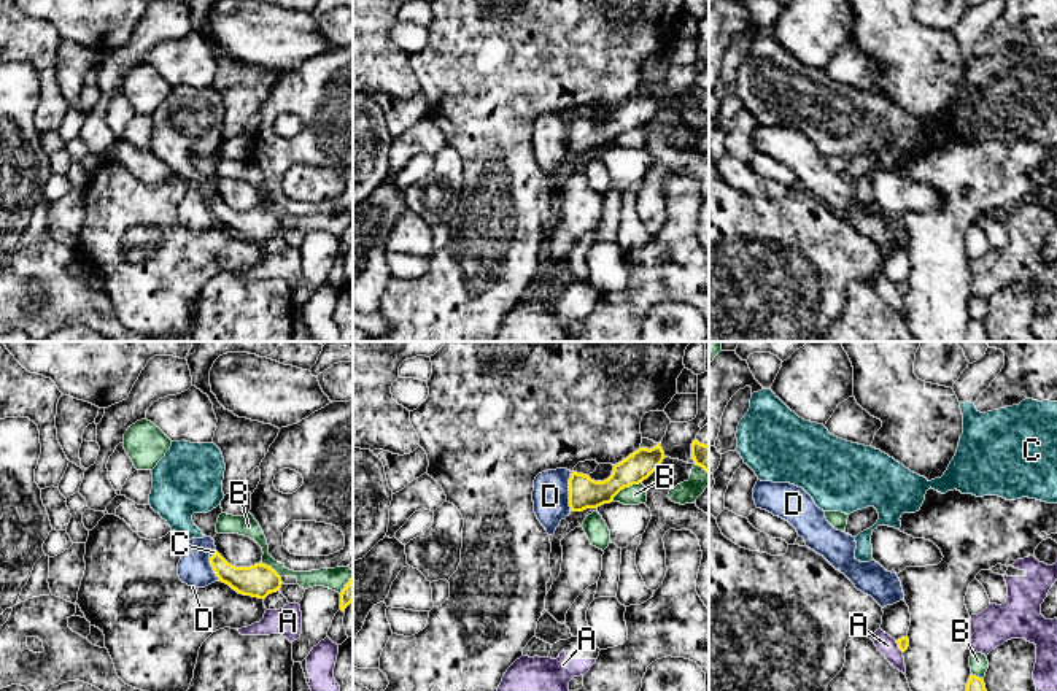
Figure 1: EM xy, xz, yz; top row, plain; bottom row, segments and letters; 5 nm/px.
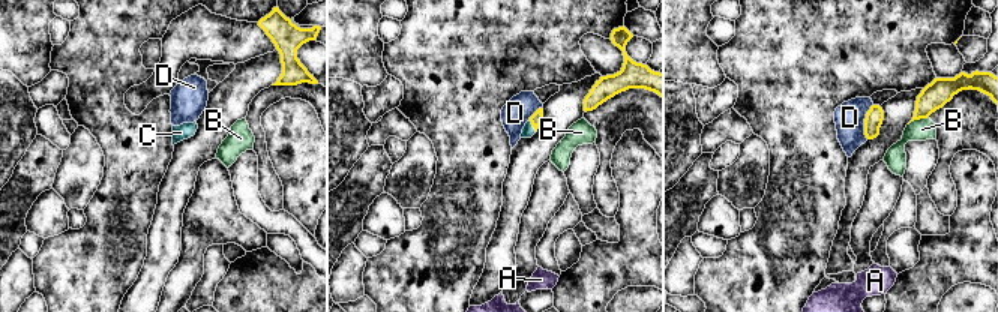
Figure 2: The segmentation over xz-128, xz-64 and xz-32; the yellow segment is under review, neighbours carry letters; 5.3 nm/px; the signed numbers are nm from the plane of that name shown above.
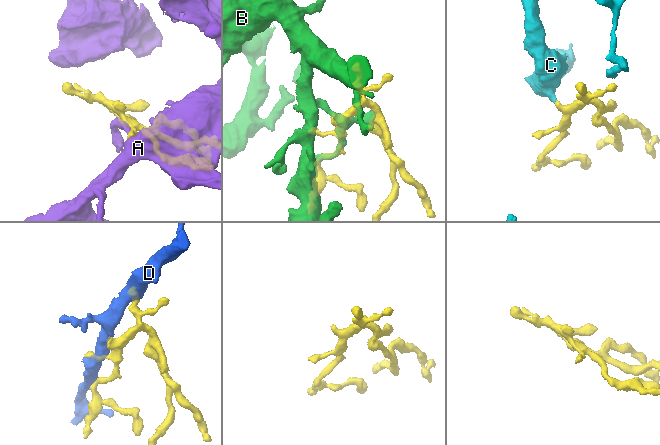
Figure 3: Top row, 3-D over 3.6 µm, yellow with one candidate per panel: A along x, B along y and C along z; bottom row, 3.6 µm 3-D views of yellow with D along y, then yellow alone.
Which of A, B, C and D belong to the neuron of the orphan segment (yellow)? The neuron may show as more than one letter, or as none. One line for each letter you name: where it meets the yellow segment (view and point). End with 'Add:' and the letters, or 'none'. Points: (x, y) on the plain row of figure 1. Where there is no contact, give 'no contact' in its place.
C: xy (213, 199)
Add: C

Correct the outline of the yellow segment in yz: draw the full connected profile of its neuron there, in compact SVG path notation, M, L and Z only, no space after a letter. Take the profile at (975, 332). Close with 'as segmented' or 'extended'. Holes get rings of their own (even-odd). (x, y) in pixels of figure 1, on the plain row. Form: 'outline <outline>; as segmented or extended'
outline M973 318L970 319L966 327L966 342L987 342L984 322Z; as segmented

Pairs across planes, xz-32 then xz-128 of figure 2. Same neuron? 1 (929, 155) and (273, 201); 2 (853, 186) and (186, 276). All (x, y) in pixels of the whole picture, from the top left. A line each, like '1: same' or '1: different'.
1: different
2: different

